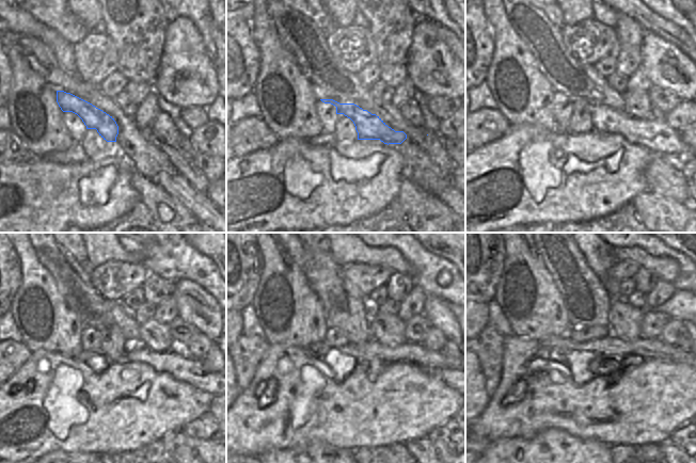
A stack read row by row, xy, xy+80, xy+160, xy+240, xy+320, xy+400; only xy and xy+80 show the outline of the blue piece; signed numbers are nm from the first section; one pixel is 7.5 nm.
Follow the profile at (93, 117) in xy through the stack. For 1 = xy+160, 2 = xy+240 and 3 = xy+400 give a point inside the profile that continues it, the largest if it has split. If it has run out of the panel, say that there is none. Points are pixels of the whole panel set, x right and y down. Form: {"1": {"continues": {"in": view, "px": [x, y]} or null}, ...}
{"1": {"continues": {"in": "xy+160", "px": [655, 136]}}, "2": {"continues": {"in": "xy+240", "px": [175, 363]}}, "3": {"continues": null}}

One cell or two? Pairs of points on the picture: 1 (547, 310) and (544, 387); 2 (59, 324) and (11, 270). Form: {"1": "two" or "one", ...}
{"1": "two", "2": "two"}

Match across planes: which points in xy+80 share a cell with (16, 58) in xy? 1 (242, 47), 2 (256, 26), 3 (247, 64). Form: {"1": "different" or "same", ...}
{"1": "different", "2": "same", "3": "different"}

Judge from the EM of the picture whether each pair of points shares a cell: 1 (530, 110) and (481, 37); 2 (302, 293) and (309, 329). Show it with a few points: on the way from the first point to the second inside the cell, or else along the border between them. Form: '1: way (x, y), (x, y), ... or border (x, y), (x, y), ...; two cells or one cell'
1: border (491, 29), (493, 54), (486, 78); two cells
2: way (302, 302), (302, 320); one cell

